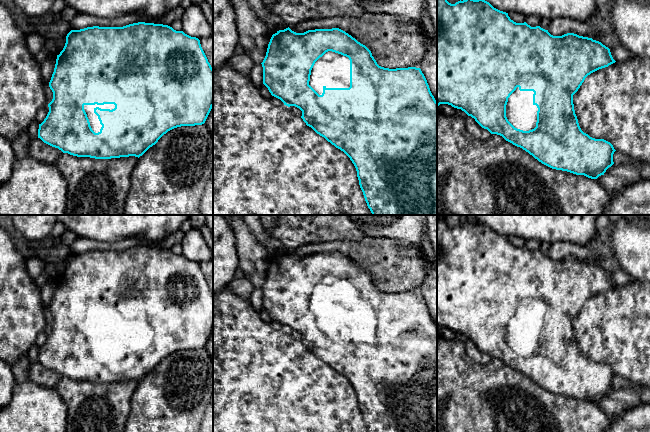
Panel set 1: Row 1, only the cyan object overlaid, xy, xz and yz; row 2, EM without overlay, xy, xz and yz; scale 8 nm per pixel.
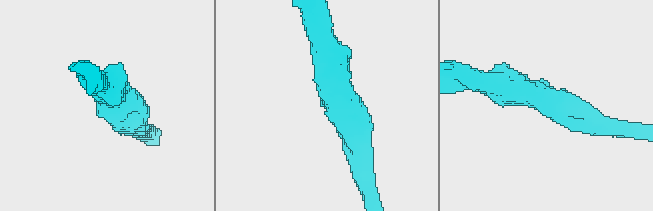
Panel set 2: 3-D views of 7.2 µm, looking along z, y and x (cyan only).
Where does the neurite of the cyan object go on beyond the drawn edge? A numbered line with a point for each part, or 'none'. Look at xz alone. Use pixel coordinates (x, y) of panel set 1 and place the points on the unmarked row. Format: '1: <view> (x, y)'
1: xz (332, 294)

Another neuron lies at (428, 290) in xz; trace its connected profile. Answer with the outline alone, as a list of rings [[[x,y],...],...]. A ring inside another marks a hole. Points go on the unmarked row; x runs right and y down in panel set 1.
[[[430,268],[426,279],[419,288],[419,292],[424,298],[430,315],[437,326],[437,269]]]

